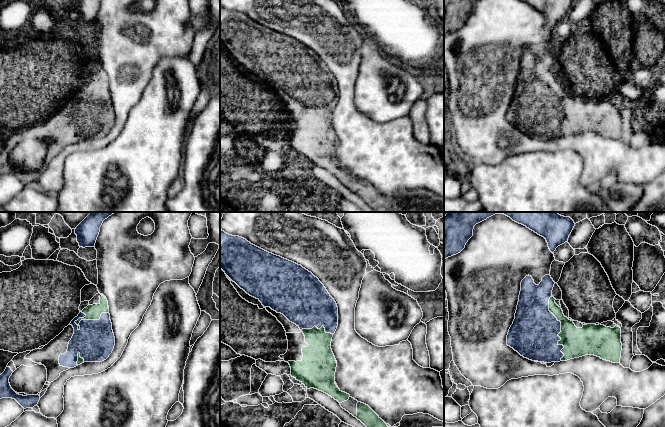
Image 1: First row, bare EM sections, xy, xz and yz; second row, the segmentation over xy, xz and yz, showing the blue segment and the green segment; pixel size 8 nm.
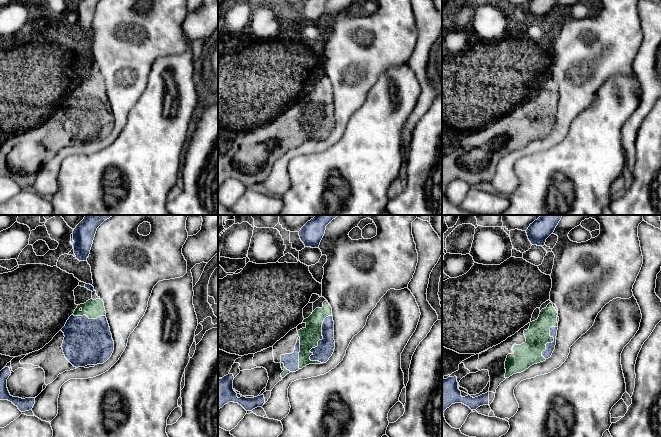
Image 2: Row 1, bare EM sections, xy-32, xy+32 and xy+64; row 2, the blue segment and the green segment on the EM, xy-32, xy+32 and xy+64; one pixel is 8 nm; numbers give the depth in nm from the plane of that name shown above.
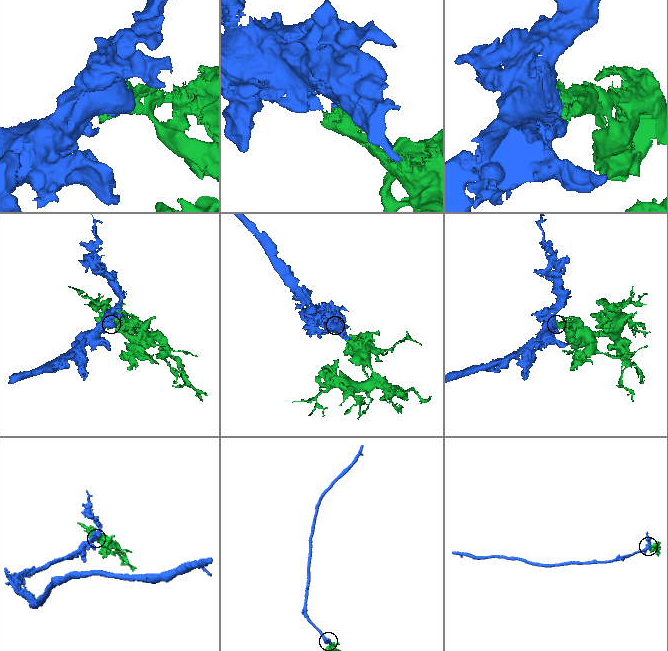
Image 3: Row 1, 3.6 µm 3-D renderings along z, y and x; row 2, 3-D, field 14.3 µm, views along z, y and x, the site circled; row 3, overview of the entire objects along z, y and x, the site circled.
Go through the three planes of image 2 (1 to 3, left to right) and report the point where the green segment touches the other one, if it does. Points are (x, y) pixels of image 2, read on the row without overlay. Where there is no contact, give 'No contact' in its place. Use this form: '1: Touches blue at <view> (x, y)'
1: Touches blue at xy-32 (88, 94)
2: Touches blue at xy+32 (323, 114)
3: Touches blue at xy+64 (552, 118)

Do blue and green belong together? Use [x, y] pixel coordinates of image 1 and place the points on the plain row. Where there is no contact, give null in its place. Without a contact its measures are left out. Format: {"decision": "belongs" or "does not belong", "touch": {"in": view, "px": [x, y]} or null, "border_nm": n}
{"decision": "belongs", "touch": {"in": "yz", "px": [560, 105]}, "border_nm": 550}

